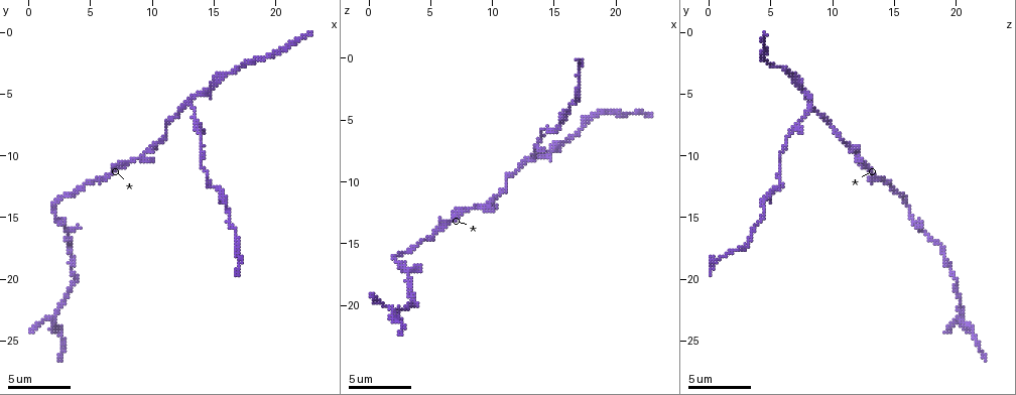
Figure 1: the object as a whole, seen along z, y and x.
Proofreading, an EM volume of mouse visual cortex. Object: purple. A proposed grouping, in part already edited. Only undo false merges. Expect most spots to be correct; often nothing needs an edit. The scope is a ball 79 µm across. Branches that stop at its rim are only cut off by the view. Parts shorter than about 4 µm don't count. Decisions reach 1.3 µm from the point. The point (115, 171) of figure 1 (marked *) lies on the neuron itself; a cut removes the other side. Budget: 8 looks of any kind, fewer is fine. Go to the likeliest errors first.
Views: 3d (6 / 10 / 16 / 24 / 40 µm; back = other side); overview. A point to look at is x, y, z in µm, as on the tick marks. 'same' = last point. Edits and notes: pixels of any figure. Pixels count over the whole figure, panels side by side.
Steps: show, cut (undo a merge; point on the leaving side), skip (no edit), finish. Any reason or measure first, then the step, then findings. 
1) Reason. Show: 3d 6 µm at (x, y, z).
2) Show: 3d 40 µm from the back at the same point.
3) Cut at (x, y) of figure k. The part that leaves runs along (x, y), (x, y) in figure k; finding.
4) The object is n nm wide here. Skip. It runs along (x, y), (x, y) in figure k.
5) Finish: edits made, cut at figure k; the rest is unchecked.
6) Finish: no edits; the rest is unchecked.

Three-way junction. Show: 3d 16 µm at (13.2, 5.8, 8.2).

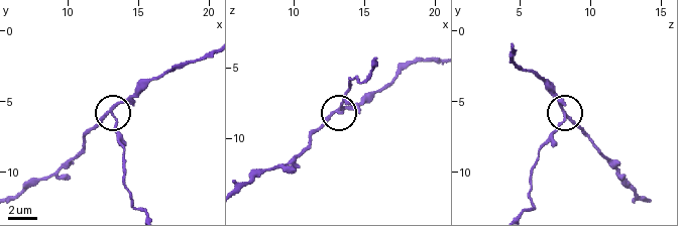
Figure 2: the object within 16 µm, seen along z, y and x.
3 arms meet here. Cut at (117, 131) of figure 2. The part that leaves runs along (112, 111), (116, 139), (123, 153), (123, 183), (137, 208) in figure 2; a second neuron is stuck on.

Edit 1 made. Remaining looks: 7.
Show: overview.

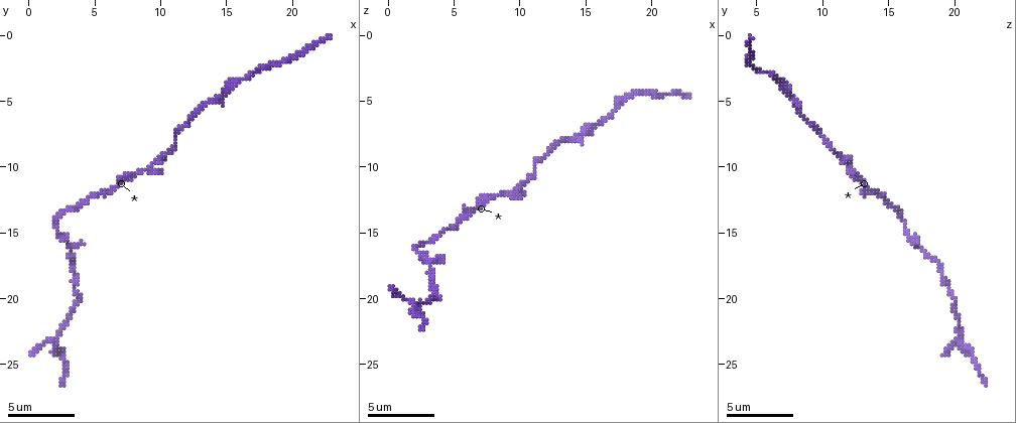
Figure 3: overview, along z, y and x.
Show: 3d 16 µm at (2.4, 22.8, 20.4).

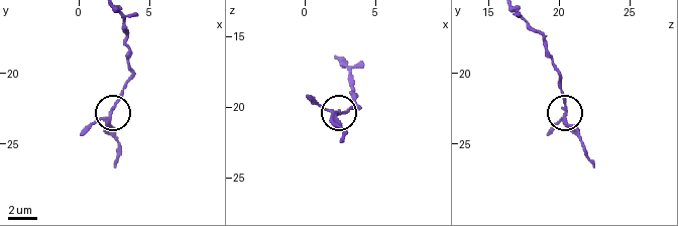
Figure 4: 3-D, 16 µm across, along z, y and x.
Skip. It runs along (123, 18), (128, 76), (109, 119), (117, 147) in figure 4; continuous, no second neuron.

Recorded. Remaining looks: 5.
Thin neck. Show: 3d 6 µm at (3.2, 16.0, 17.4).

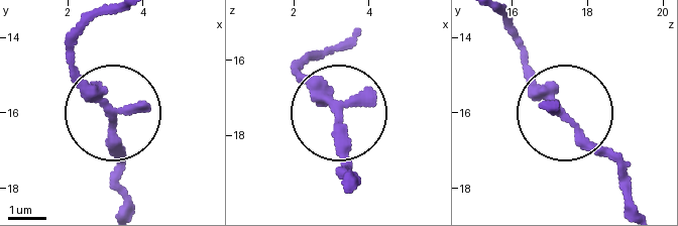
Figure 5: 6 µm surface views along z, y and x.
The object is 220 nm wide here. Skip. Continuous, no second neuron.

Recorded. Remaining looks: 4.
Side arm on a straight run. Show: 3d 6 µm at (8.4, 10.4, 12.0).

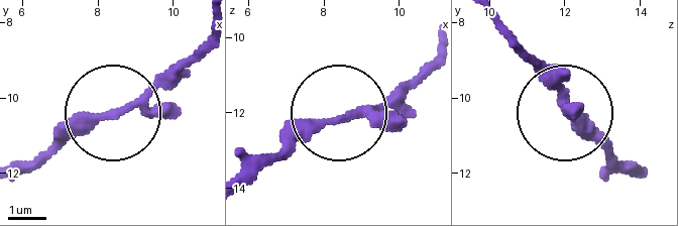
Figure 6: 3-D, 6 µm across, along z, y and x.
3 arms meet here. Skip. It runs along (291, 153), (326, 125), (374, 115), (419, 74) in figure 6; one neuron here.

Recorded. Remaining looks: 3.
Finish: edits made, cut at figure 2; the rest is unchecked.

